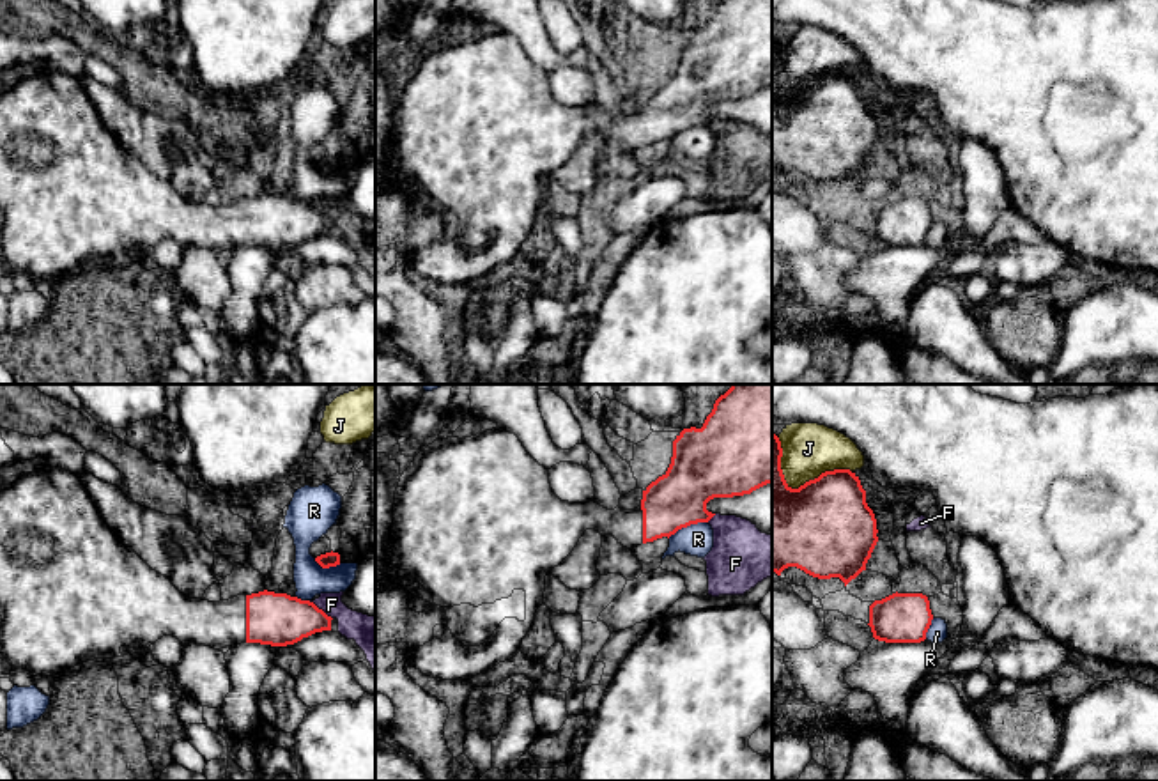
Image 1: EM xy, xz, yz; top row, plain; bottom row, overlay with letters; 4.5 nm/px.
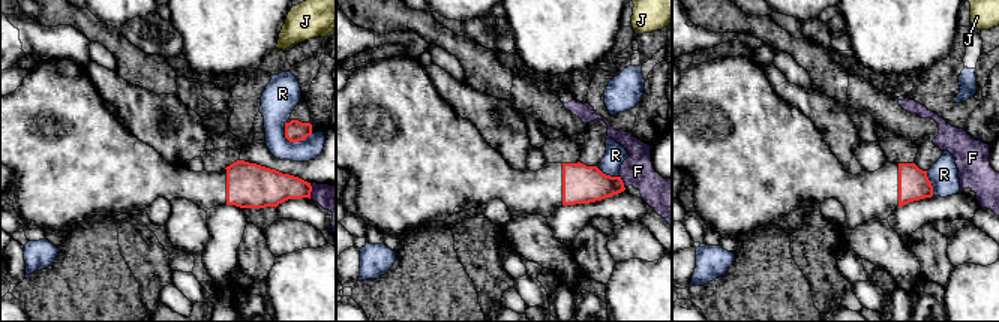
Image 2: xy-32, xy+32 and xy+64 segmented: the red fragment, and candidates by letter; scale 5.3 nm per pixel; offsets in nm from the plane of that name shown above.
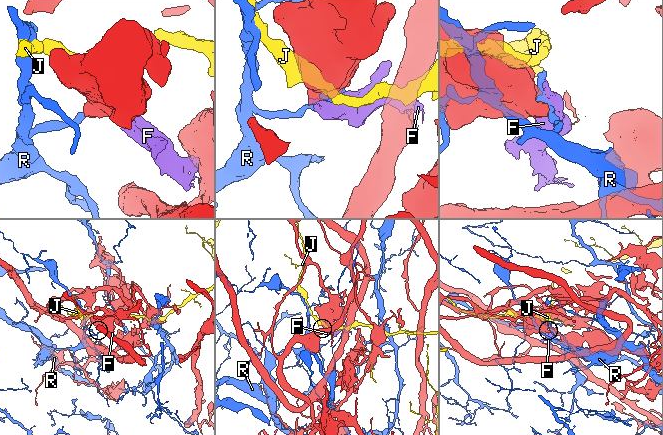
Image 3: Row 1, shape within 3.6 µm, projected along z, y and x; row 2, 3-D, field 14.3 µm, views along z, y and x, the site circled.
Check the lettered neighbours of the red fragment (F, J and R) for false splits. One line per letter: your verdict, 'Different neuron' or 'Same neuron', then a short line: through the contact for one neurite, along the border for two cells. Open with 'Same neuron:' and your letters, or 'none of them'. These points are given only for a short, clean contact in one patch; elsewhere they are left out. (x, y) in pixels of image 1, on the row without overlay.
Same neuron: none of them
F: Different neuron
J: Different neuron
R: Different neuron

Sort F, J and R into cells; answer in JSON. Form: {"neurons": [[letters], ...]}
{"neurons": [["F"], ["J"], ["R"]]}

